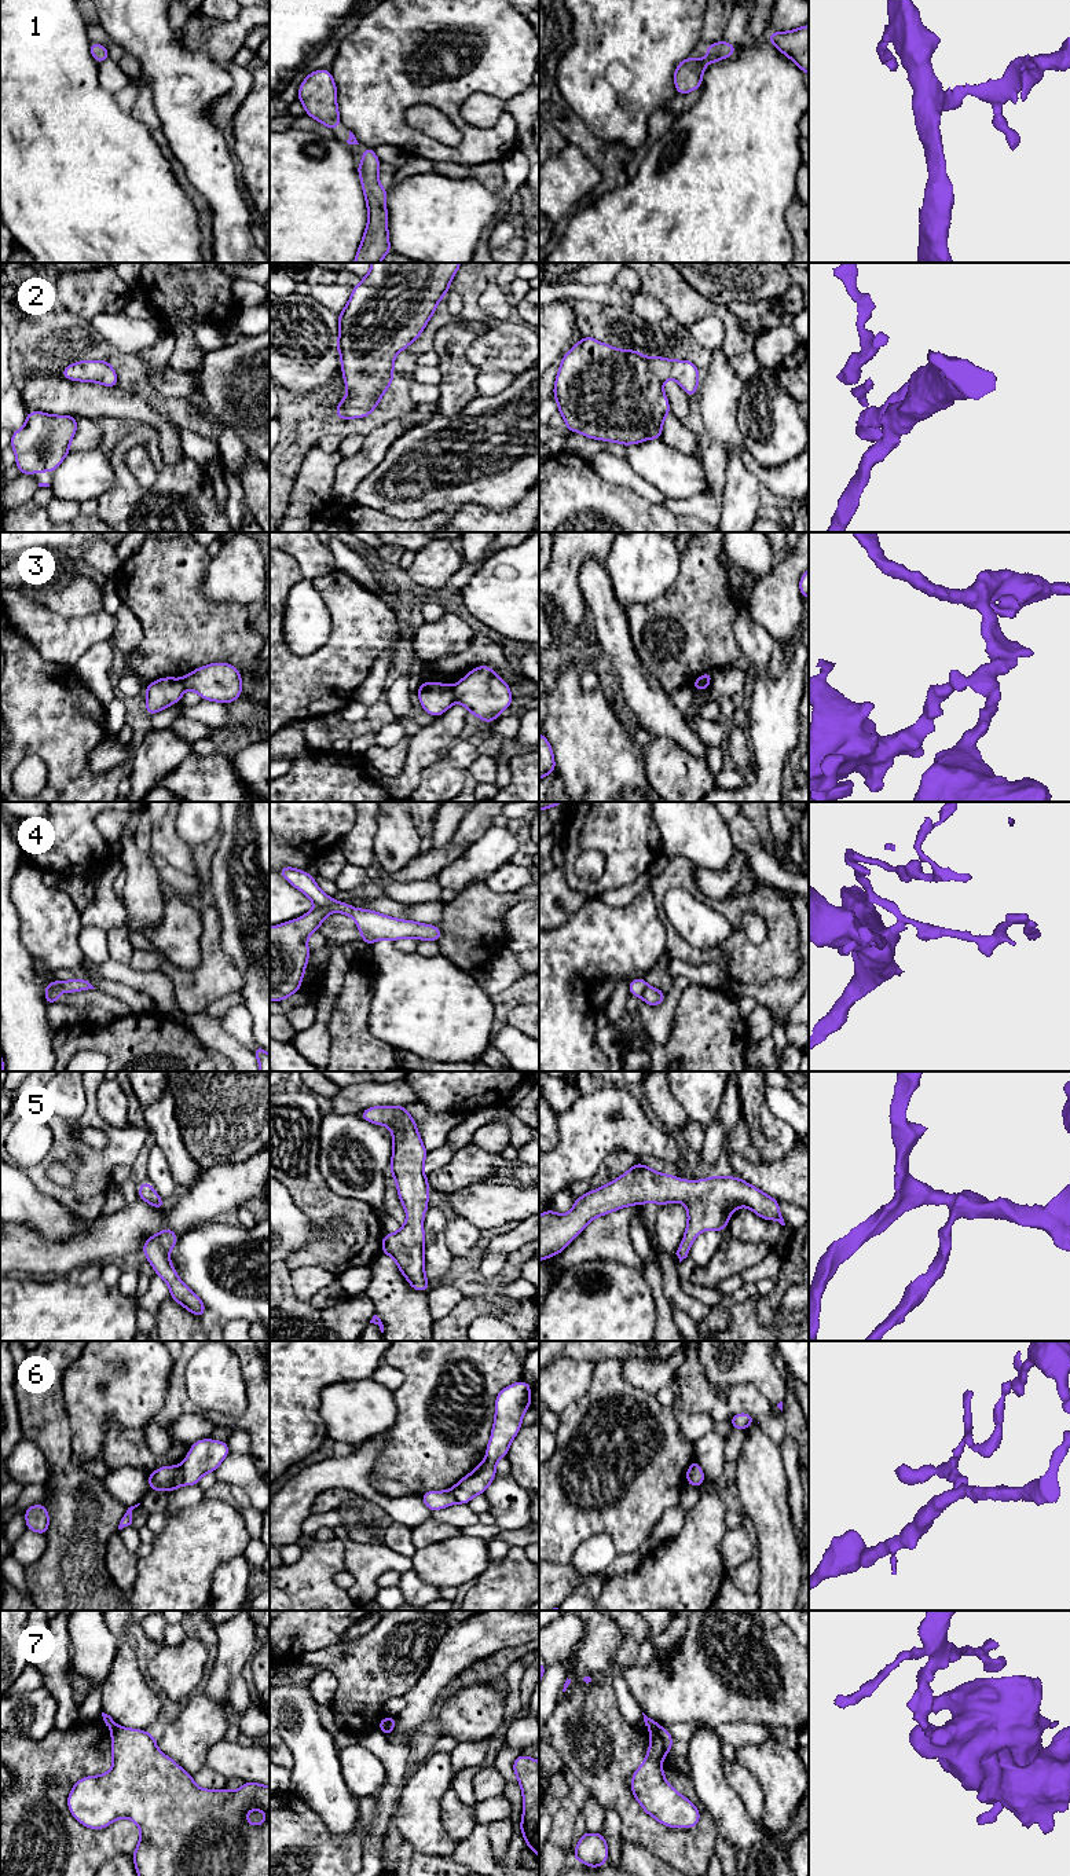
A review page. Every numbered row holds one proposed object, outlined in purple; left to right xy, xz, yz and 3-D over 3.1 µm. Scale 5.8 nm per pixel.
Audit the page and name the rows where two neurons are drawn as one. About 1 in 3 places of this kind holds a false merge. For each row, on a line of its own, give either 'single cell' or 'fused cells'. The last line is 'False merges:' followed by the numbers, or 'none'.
1: single cell
2: single cell
3: fused cells
4: fused cells
5: single cell
6: fused cells
7: fused cells
False merges: 3, 4, 6, 7

